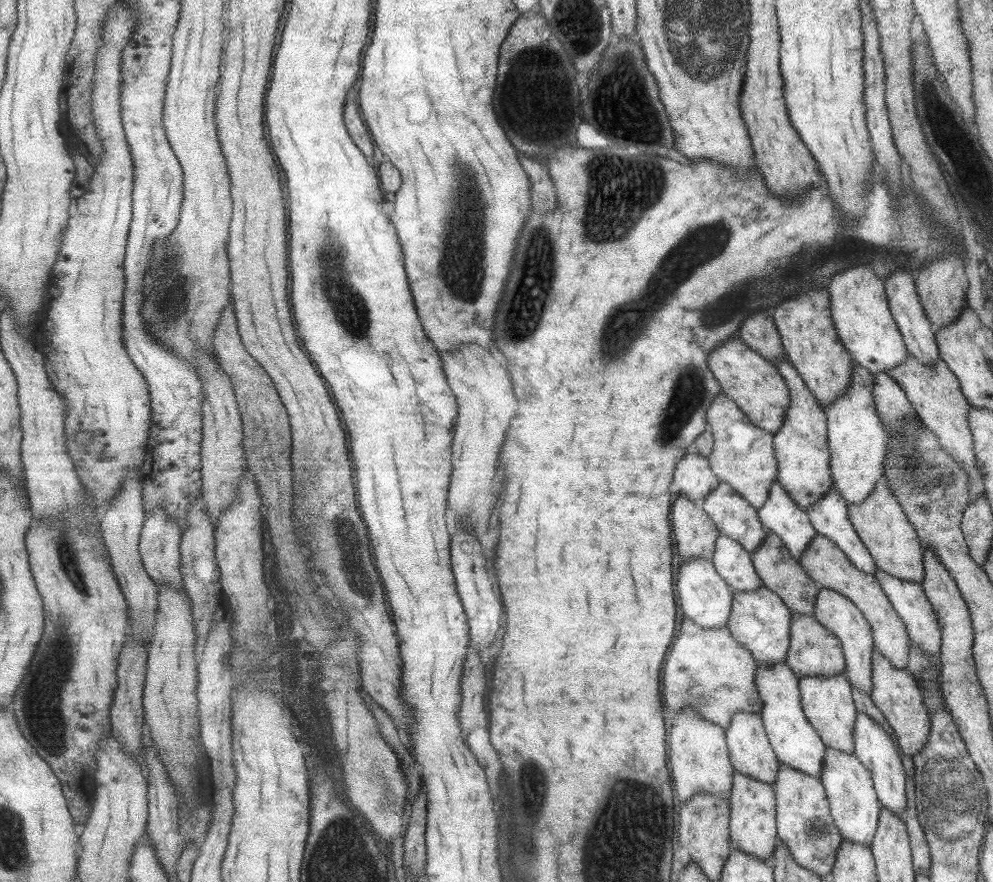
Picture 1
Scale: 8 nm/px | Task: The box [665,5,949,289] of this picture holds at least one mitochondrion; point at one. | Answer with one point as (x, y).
(929, 92)

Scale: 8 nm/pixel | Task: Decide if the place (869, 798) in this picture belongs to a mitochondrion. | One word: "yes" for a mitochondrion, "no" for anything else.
no

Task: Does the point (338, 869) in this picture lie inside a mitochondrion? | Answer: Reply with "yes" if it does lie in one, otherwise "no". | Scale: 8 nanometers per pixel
yes

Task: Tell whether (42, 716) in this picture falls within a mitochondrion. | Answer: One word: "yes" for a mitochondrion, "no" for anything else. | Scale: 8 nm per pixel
yes

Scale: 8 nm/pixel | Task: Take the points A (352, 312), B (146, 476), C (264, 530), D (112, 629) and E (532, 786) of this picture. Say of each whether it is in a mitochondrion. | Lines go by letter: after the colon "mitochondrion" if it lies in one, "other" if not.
A: mitochondrion
B: other
C: other
D: other
E: mitochondrion

